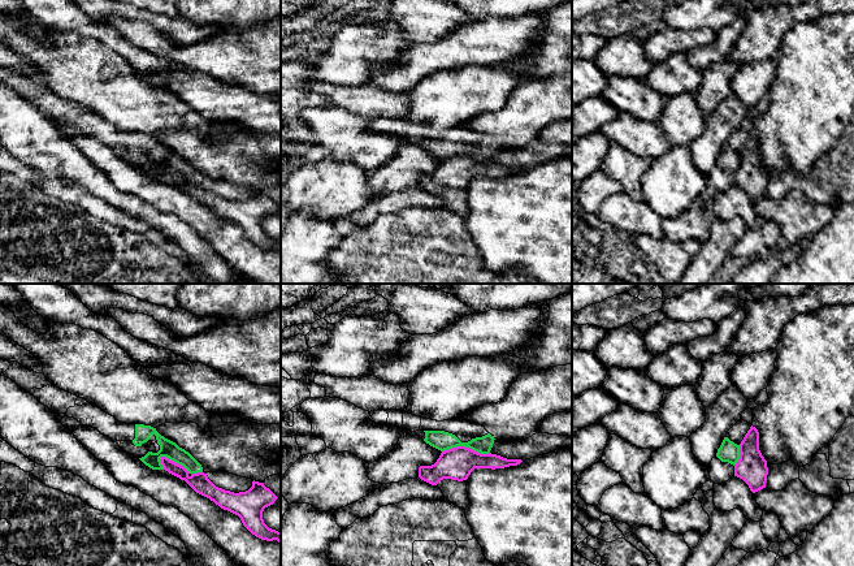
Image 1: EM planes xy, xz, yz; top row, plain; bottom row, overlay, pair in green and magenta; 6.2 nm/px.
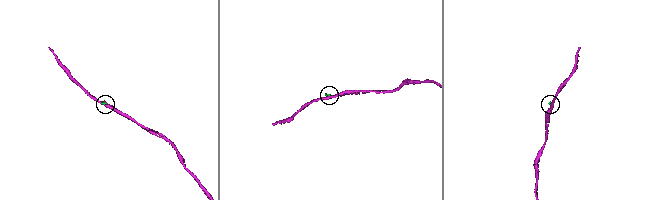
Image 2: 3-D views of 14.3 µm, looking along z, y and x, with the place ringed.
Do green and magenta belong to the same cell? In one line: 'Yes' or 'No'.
No

